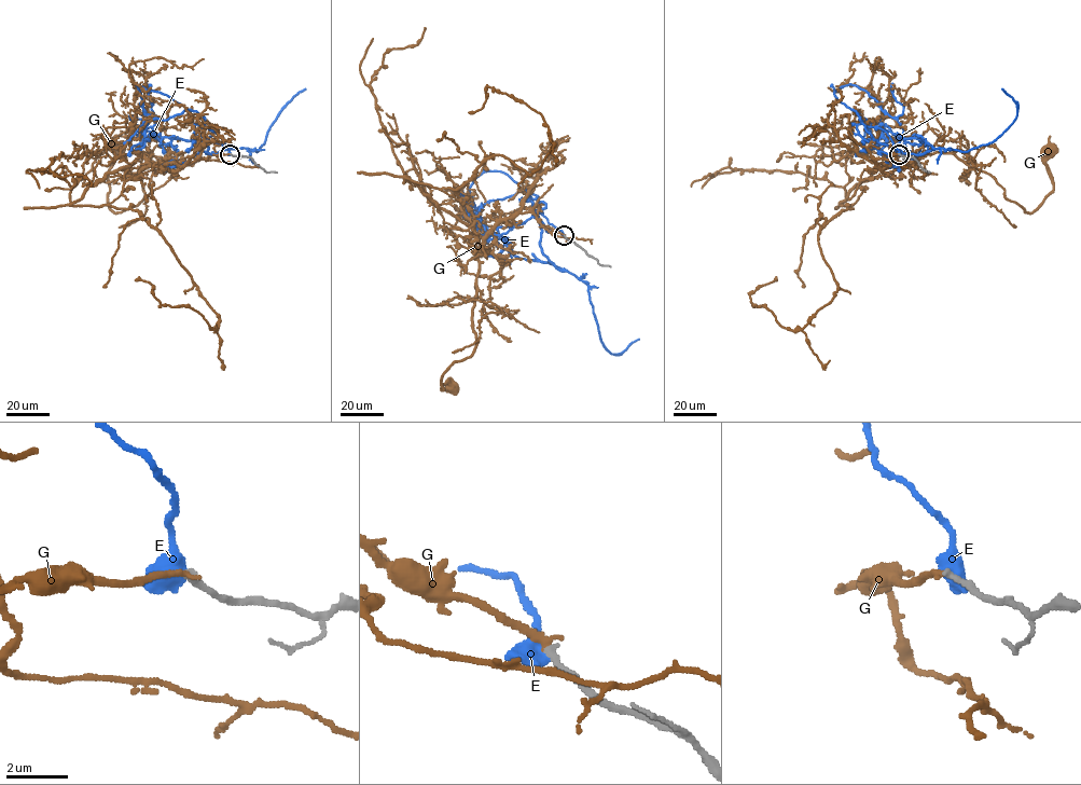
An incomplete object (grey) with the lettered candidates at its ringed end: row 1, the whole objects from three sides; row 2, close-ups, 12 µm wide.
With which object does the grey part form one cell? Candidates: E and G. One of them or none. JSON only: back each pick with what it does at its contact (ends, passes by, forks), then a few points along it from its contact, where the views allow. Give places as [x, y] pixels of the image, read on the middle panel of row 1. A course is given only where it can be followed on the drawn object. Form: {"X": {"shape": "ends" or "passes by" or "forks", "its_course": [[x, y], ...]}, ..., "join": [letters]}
{"G": {"shape": "ends", "its_course": [[564, 235], [529, 211], [488, 233], [477, 255], [477, 343], [443, 374], [443, 389], [452, 386]]}, "join": ["G"]}

